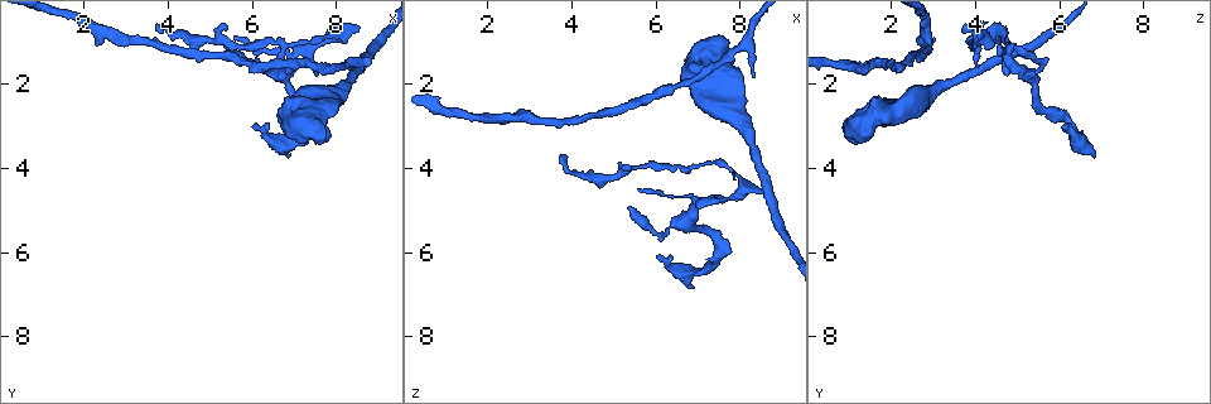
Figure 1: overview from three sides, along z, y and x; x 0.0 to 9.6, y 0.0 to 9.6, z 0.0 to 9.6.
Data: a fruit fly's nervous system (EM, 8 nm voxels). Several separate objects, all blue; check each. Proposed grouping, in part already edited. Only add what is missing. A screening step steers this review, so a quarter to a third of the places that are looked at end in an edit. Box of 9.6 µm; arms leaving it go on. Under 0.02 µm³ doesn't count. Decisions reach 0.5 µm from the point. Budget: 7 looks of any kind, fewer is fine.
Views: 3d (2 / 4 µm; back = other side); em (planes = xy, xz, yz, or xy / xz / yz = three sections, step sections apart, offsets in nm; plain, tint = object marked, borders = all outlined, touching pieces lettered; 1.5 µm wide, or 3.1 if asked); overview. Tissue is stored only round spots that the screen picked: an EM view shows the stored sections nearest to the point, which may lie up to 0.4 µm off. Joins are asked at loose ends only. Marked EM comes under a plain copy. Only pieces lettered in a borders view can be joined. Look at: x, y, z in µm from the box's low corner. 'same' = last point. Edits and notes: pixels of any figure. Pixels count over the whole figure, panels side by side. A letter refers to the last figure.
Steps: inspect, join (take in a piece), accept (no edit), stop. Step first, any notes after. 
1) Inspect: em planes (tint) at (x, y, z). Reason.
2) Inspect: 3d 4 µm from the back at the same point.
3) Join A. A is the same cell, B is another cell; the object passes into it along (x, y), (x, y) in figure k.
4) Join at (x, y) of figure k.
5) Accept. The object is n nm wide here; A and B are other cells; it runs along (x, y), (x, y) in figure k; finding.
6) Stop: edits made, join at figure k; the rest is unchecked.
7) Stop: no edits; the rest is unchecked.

Inspect: em xy step 4 (borders) at (7.45, 1.80, 4.80). Free end.

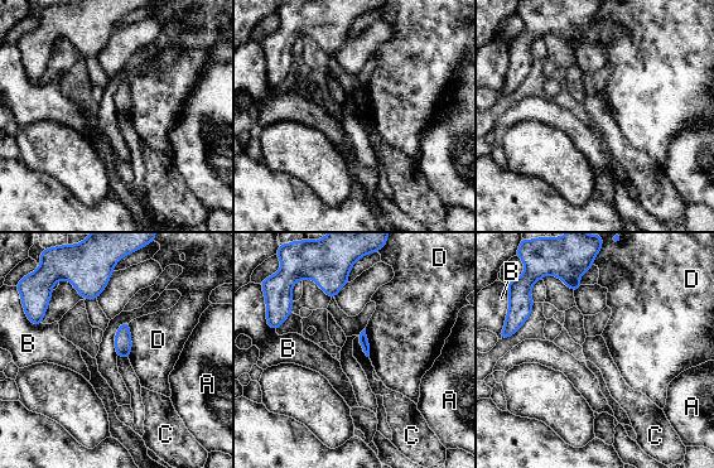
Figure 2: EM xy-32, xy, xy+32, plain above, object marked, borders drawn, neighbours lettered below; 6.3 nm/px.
Inspect: em planes (borders) at the same point. Cut it another way.

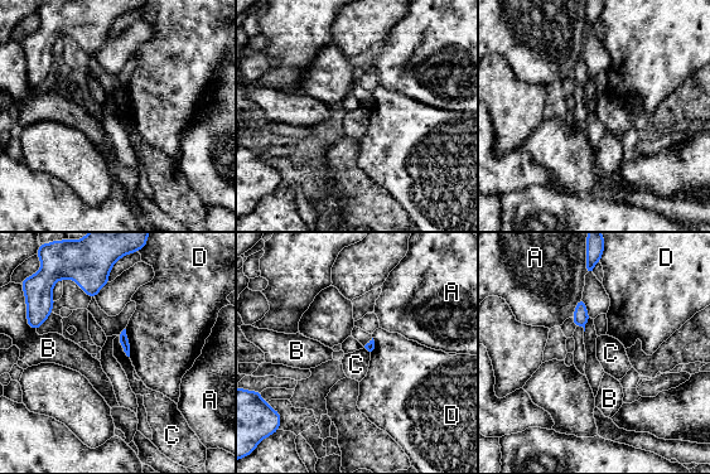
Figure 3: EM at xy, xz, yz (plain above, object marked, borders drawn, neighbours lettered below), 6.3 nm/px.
Accept. A, B, C and D are other cells; a border runs along (117, 335), (122, 351), (129, 357) in figure 3; no lettered piece goes on from it.

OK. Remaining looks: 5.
Inspect: em planes (borders) at (6.75, 2.50, 1.65). An open end.

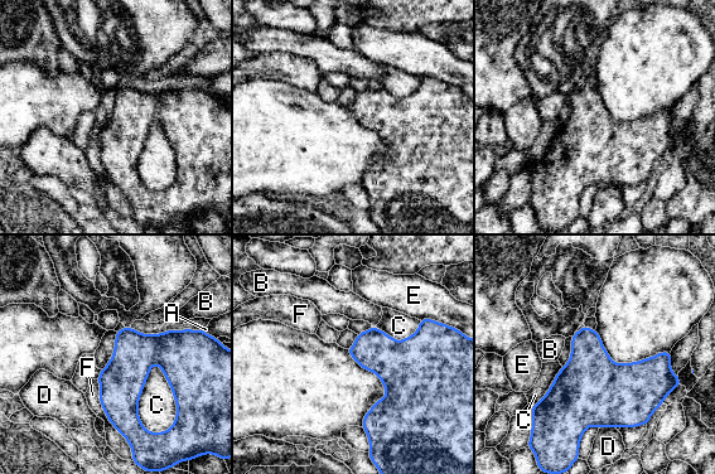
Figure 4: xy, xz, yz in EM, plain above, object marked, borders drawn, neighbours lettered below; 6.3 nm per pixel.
Accept. A, B, C, D, E and F are other cells; a border runs along (100, 369), (98, 400), (102, 407) in figure 4; no lettered piece goes on from it.

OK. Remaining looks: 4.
Inspect: em planes (tint) at (3.85, 0.75, 3.75). Thin end.

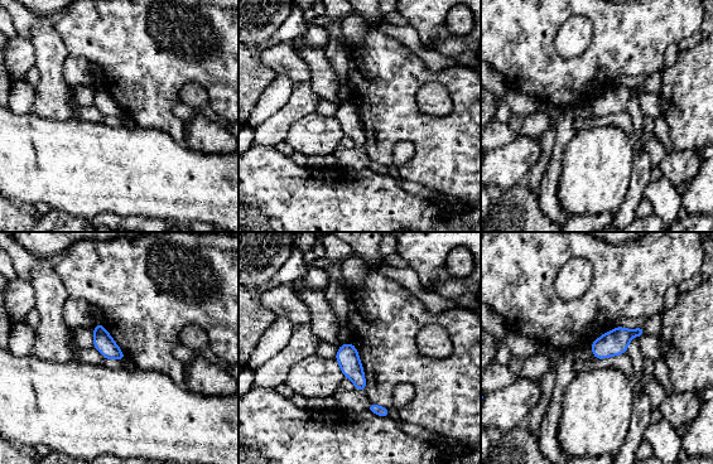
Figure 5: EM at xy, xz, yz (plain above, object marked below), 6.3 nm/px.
Inspect: em planes (borders) at the same point.

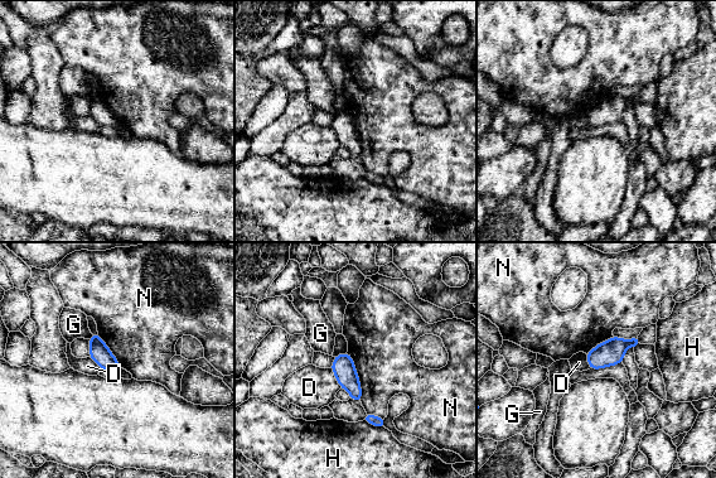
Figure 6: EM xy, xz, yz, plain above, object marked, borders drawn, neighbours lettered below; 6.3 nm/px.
Accept. D, G, H and N are other cells; none of them fits.

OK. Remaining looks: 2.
Stop: no edits; the rest is unchecked.

